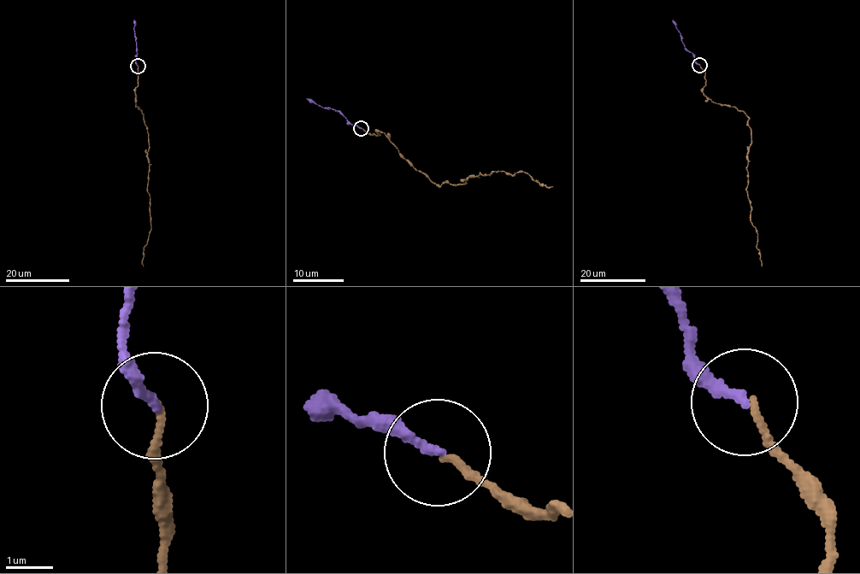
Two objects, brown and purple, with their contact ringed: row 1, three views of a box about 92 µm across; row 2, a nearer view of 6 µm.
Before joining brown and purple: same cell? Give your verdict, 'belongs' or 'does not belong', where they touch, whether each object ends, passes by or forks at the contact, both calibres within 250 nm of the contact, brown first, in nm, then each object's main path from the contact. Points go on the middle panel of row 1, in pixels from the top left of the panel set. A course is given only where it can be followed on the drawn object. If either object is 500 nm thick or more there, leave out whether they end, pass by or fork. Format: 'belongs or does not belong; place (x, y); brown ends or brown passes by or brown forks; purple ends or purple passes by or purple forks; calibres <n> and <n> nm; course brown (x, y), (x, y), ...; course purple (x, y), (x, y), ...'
belongs; place (361, 128); brown ends; purple ends; calibres 130 and 190 nm; course brown (362, 129), (381, 131), (440, 185), (498, 171), (522, 172), (540, 185), (553, 186); course purple (360, 127), (350, 123), (338, 112), (322, 108), (307, 98)

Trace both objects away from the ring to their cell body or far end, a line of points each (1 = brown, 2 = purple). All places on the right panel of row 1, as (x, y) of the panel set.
1: (700, 64), (705, 79), (703, 94), (716, 103), (740, 110), (748, 119), (751, 143), (746, 189), (762, 266)
2: (698, 64), (685, 47), (680, 32), (672, 20)

